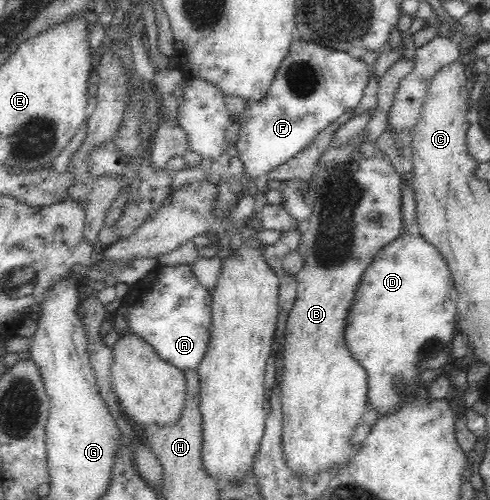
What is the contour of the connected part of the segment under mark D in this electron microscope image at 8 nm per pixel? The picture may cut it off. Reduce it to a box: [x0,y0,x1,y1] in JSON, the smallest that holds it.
[344,231,457,418]

